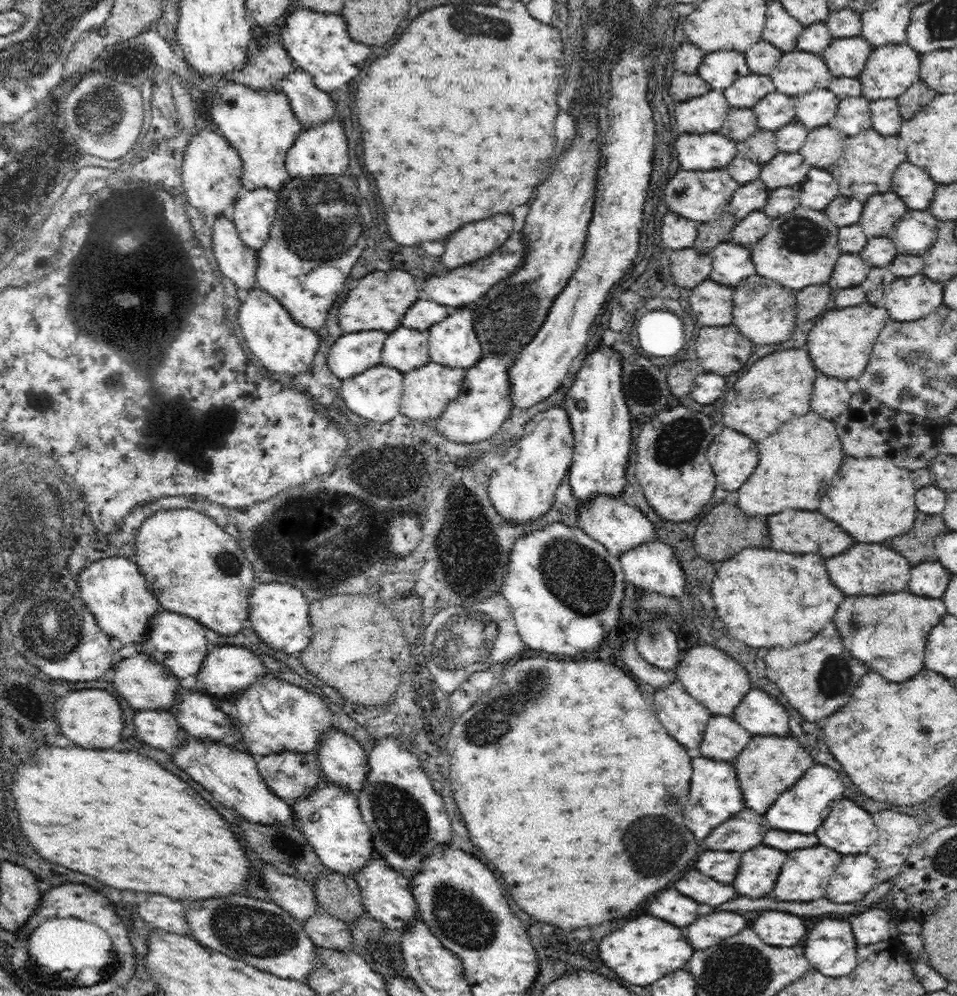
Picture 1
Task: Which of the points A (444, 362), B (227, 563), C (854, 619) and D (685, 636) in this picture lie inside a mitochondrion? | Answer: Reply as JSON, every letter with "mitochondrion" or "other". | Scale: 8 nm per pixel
{"A":"other","B":"mitochondrion","C":"mitochondrion","D":"other"}

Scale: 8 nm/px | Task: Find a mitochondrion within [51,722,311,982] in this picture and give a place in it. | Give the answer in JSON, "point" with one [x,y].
{"point":[242,928]}

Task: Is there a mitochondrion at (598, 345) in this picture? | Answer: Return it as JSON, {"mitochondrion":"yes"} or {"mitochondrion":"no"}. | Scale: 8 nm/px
{"mitochondrion":"no"}

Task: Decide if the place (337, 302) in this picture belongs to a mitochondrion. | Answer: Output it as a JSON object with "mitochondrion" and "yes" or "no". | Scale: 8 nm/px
{"mitochondrion":"no"}

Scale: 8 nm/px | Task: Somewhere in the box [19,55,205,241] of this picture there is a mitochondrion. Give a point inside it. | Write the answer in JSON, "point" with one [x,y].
{"point":[98,115]}

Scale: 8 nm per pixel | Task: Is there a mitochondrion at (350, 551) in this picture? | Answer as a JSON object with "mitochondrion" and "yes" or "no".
{"mitochondrion":"no"}

